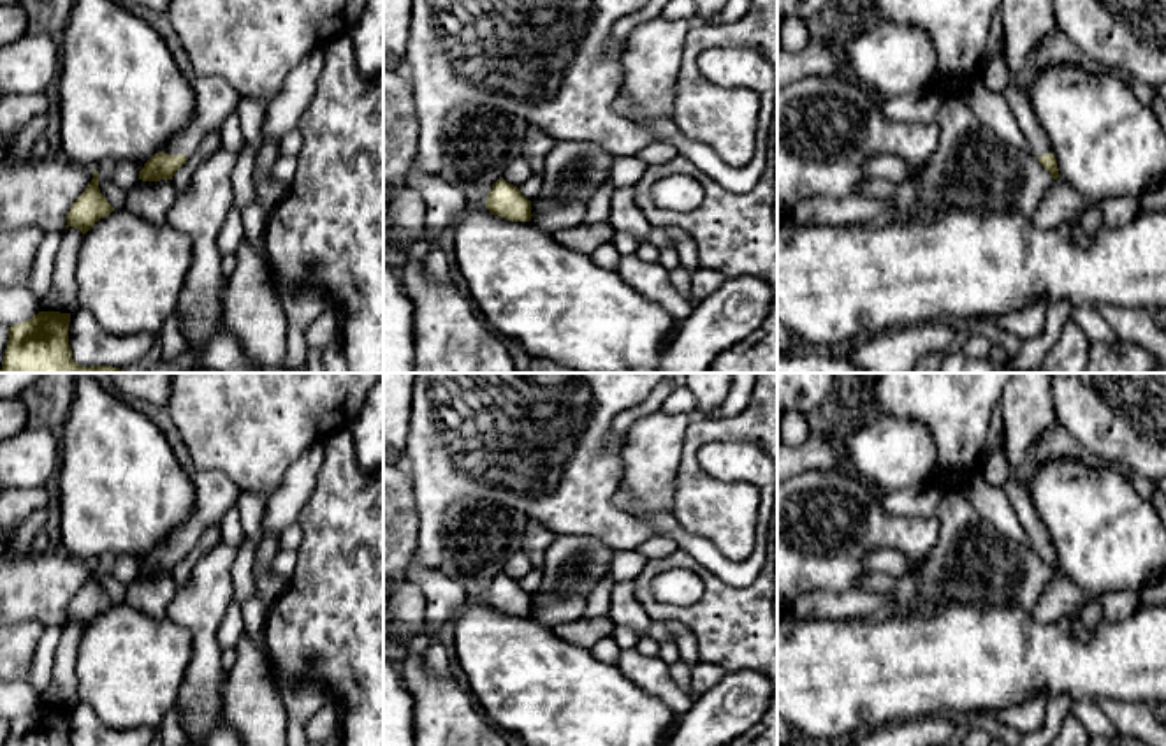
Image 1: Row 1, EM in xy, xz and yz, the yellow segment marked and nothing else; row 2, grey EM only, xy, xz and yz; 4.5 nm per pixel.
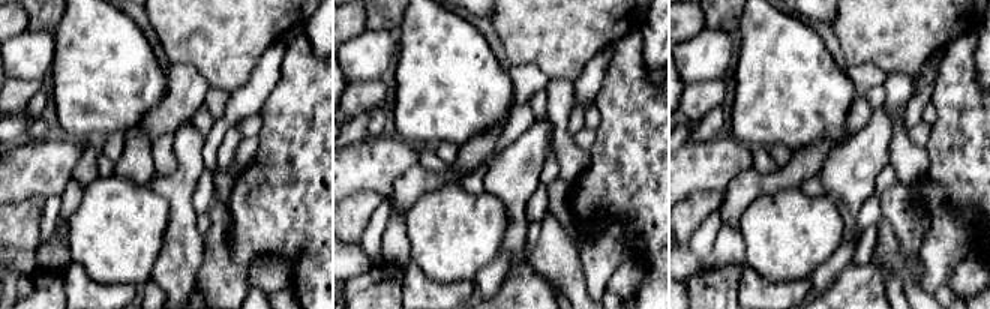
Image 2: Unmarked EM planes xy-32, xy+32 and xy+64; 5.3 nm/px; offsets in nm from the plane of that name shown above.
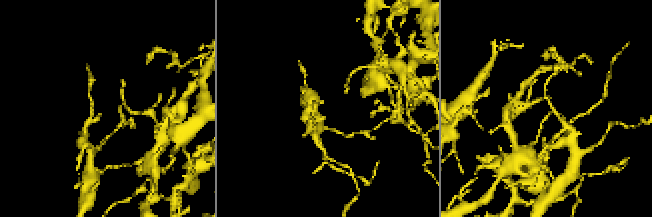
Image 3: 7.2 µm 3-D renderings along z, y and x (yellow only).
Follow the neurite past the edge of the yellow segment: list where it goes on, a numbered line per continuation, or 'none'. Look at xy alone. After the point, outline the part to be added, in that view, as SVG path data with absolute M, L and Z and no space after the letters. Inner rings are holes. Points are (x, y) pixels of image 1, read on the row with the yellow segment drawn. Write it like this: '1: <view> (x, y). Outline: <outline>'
1: xy (215, 97). Outline: M195 76L192 88L195 91L193 116L190 123L162 148L167 155L185 155L190 158L200 151L204 135L220 130L241 100L237 90L222 76Z

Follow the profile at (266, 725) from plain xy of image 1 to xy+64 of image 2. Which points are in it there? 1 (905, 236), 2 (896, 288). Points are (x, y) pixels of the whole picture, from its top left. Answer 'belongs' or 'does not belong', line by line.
1: does not belong
2: does not belong

